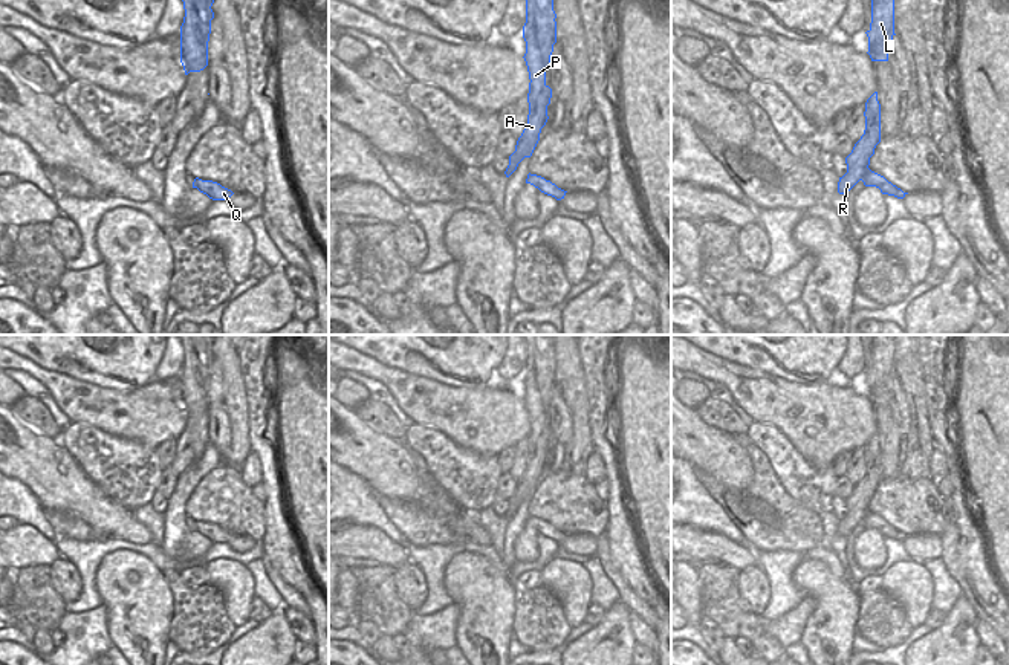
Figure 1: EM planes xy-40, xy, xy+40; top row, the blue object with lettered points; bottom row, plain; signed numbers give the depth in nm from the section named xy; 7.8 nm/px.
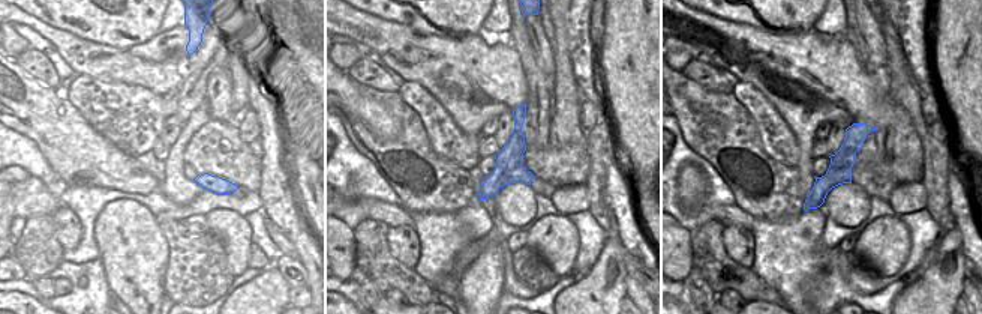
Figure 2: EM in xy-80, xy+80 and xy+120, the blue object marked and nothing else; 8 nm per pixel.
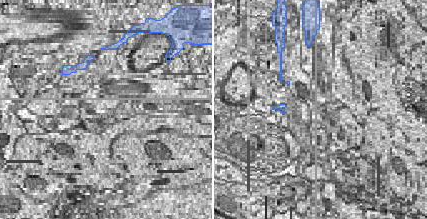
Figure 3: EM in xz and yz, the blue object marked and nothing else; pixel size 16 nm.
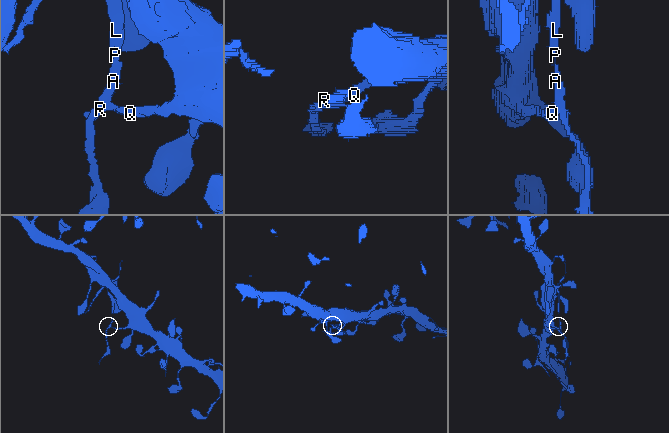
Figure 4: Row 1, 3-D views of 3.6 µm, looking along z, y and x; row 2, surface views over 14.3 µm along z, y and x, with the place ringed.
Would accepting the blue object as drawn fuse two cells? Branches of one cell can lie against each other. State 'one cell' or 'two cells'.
two cells

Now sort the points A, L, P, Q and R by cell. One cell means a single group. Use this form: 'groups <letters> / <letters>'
groups A L P R / Q

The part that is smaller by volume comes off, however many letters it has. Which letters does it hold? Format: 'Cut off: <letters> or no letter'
Cut off: A, L, P, R

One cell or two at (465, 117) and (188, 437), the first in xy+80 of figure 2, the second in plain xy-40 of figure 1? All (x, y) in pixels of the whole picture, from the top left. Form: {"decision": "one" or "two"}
{"decision": "two"}

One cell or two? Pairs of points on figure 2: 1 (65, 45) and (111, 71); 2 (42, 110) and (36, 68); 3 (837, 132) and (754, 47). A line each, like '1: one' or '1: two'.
1: one
2: two
3: two

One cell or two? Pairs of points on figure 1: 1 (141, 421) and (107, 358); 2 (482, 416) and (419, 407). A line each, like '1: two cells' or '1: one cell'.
1: two cells
2: one cell

